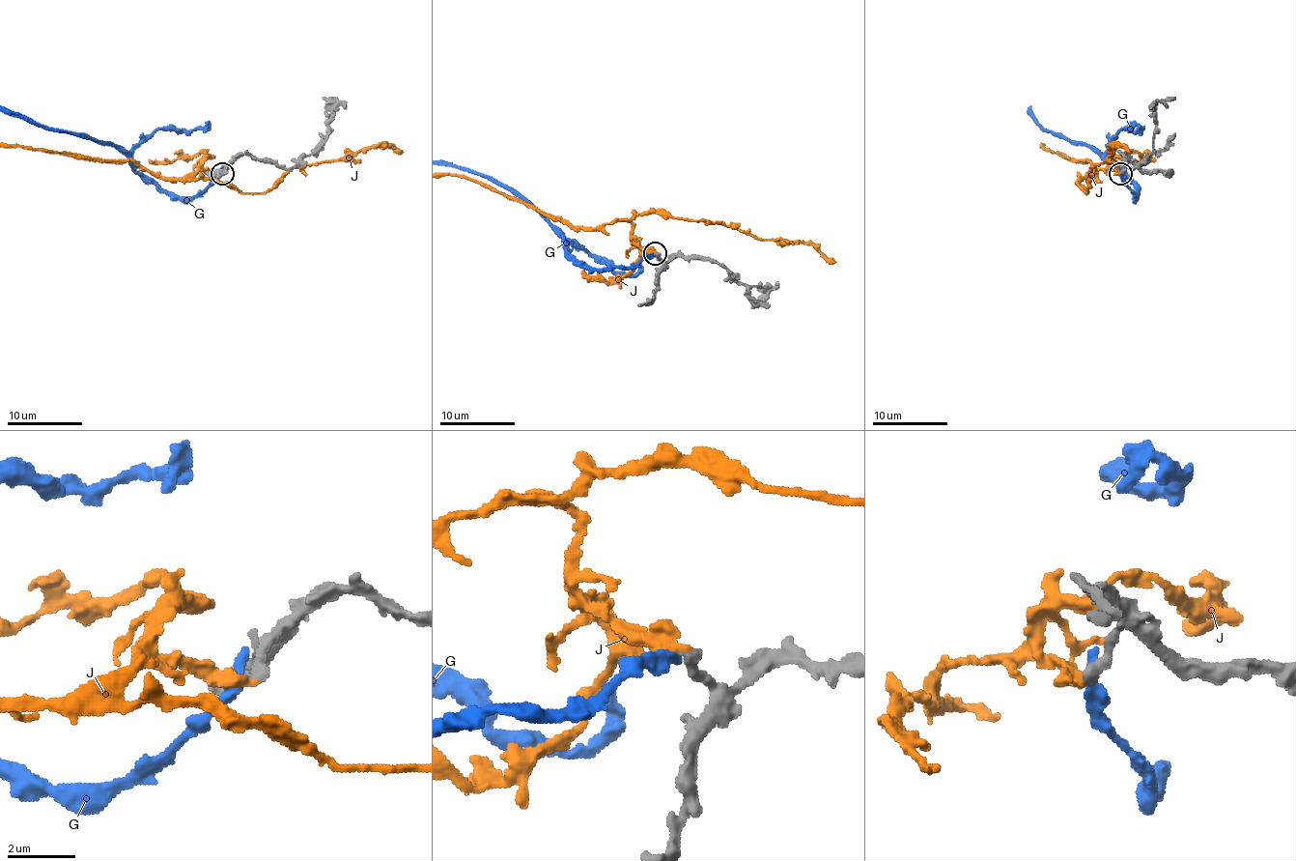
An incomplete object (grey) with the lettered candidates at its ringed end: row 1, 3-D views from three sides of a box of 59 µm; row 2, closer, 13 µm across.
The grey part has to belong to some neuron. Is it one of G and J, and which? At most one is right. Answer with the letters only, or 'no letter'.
J

